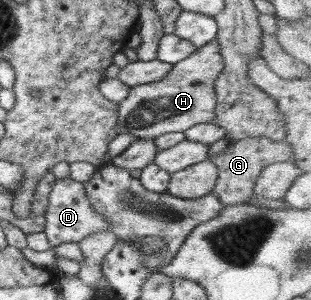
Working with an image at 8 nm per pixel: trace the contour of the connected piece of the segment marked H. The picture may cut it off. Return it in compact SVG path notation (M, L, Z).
M213 39L205 46L198 47L190 57L173 64L171 71L163 79L131 87L128 96L118 103L118 133L131 134L135 139L154 140L164 133L184 132L197 124L212 122L216 110L216 93L213 85L217 76L223 72L223 63L220 45Z

